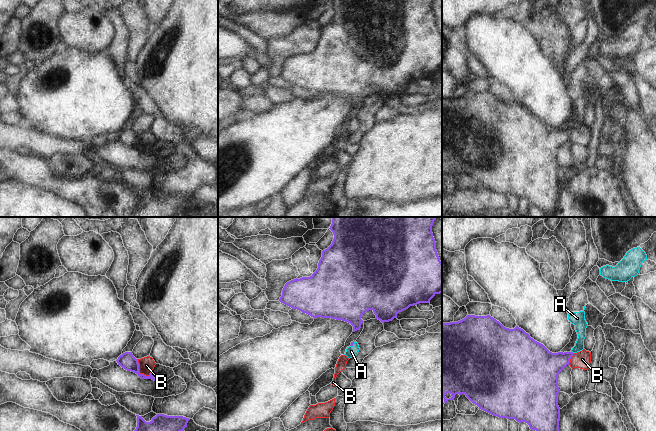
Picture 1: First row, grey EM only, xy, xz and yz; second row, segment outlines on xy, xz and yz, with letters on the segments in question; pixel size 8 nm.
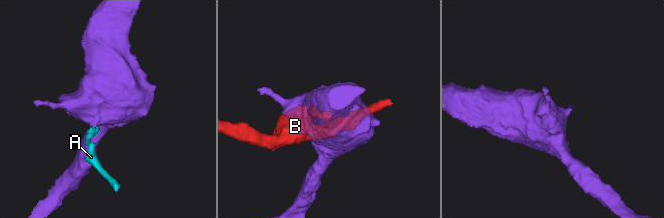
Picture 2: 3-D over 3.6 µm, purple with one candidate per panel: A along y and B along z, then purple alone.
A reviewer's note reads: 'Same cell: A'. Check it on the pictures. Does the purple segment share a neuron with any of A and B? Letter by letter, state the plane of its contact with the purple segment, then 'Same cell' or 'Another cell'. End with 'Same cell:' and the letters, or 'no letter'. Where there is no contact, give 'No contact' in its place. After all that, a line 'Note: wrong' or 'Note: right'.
A: Touches purple in xz. Same cell
B: Touches purple in xy. Another cell
Same cell: A.
Note: right

